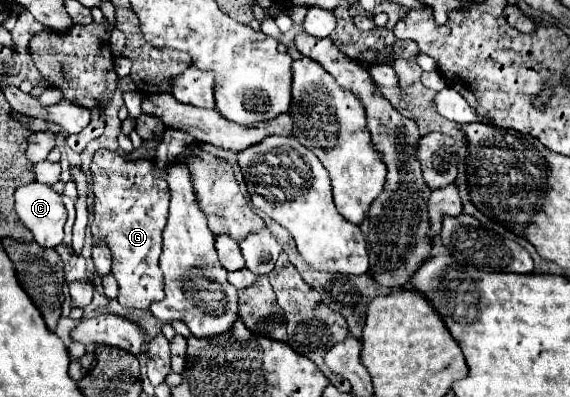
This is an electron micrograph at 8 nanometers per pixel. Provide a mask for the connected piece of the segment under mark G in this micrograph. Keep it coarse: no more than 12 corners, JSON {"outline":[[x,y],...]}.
{"outline":[[99,150],[93,244],[119,304],[163,300],[167,182],[151,160]]}

